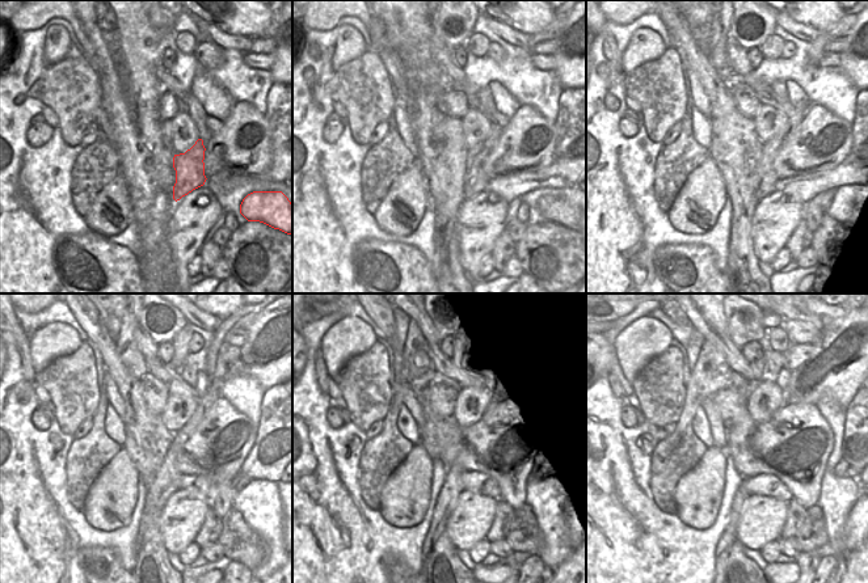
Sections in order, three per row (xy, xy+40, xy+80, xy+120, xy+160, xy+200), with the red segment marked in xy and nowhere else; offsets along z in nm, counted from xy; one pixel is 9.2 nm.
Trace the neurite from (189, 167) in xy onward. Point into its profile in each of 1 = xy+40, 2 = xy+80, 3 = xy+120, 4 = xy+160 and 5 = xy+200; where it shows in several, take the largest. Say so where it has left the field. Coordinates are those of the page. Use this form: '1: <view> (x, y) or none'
1: xy+40 (475, 182)
2: xy+80 (762, 182)
3: xy+120 (167, 480)
4: xy+160 (453, 488)
5: xy+200 (729, 535)

